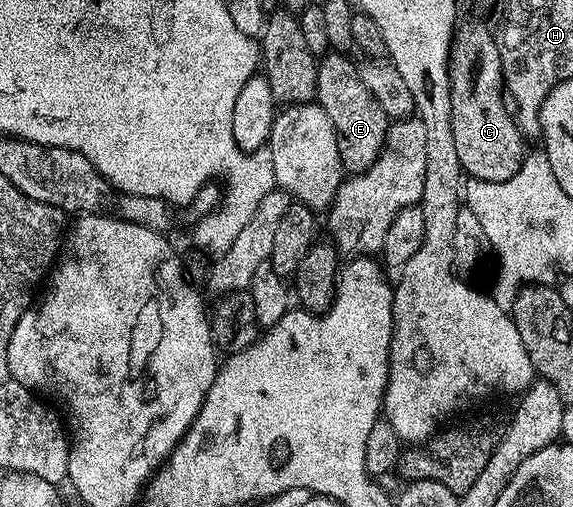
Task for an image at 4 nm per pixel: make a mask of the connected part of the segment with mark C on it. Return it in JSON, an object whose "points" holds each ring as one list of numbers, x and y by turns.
{"points":[[478,18,457,24,448,74,452,76,452,126,458,163,473,181,502,183,510,179,524,162,526,138,506,100,497,38]]}

